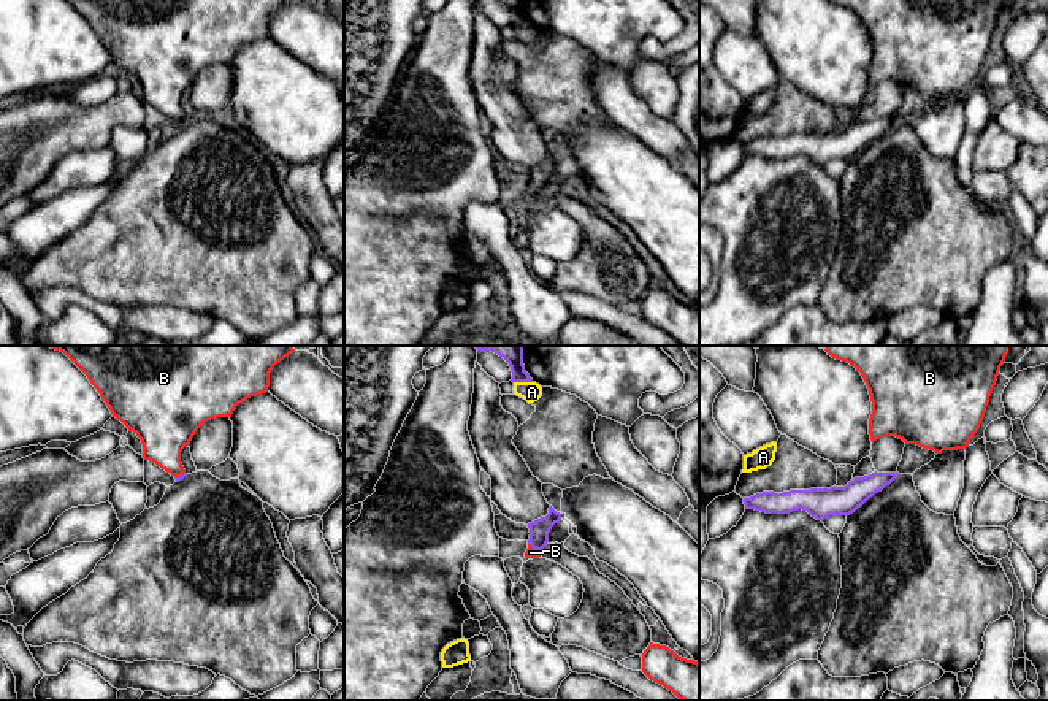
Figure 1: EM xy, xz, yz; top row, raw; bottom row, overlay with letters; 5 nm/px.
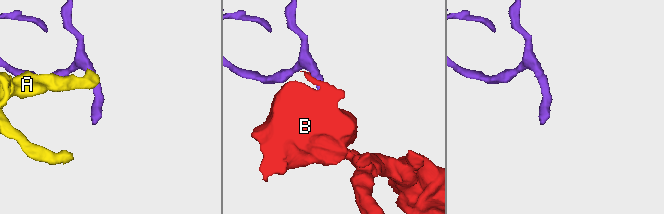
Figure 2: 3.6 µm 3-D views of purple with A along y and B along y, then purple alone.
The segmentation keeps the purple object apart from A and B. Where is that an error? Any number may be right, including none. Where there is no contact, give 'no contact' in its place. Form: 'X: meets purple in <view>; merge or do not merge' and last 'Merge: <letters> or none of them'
A: meets purple in xz; do not merge
B: meets purple in xz; merge
Merge: B

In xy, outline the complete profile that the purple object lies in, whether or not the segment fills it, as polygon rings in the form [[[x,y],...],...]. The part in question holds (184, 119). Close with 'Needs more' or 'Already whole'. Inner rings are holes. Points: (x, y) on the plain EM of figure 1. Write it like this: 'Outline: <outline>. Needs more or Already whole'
Outline: [[[67,0],[97,33],[113,62],[133,76],[143,89],[143,103],[170,117],[176,127],[186,114],[181,97],[208,65],[231,62],[236,51],[251,41],[268,36],[270,17],[289,0]]]. Needs more

